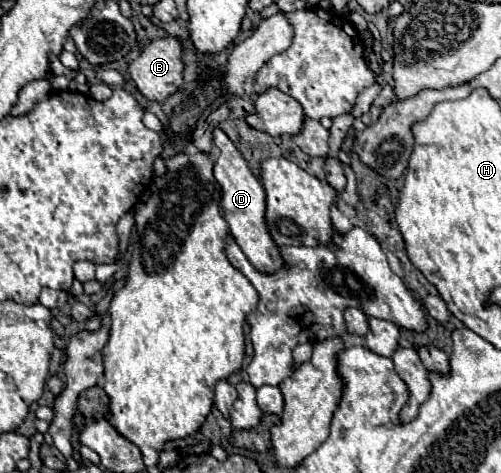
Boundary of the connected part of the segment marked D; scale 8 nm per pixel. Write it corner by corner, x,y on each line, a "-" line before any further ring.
215,128
213,131
213,143
221,151
219,157
215,159
215,167
213,167
213,175
215,175
217,183
221,185
221,201
219,201
221,217
227,221
229,233
233,235
237,245
243,249
247,259
259,271
273,273
283,267
283,259
265,227
265,191
261,187
261,181
251,173
243,155
237,151
237,147
231,143
231,139
219,128

